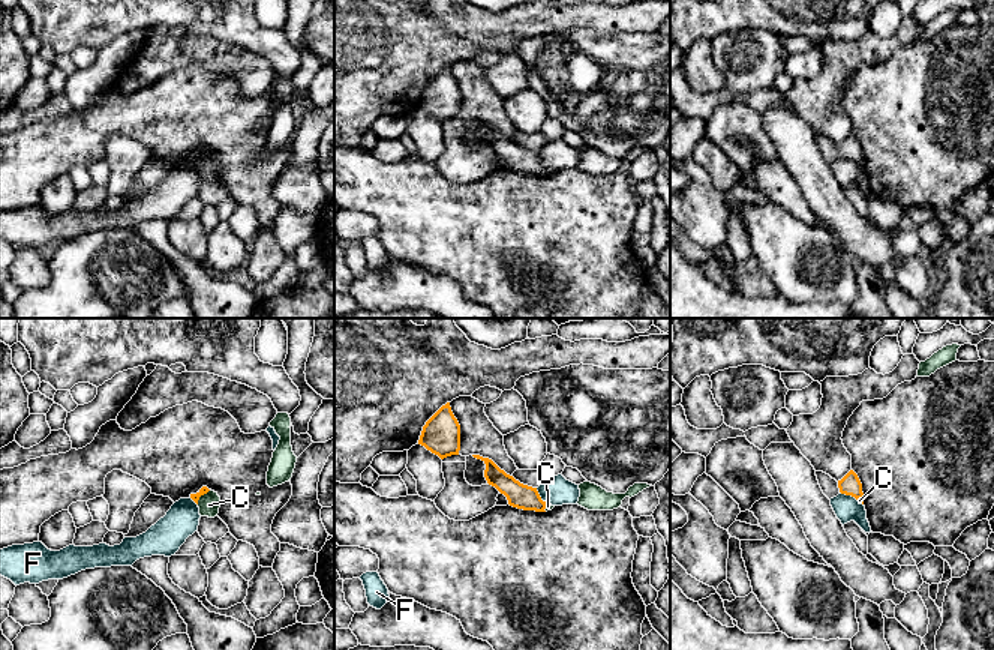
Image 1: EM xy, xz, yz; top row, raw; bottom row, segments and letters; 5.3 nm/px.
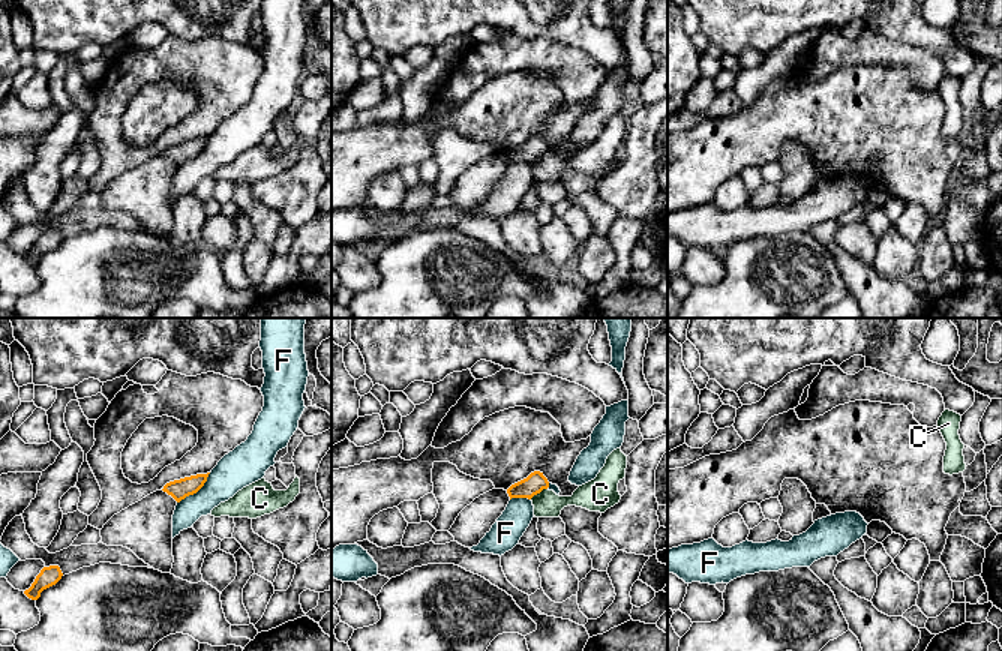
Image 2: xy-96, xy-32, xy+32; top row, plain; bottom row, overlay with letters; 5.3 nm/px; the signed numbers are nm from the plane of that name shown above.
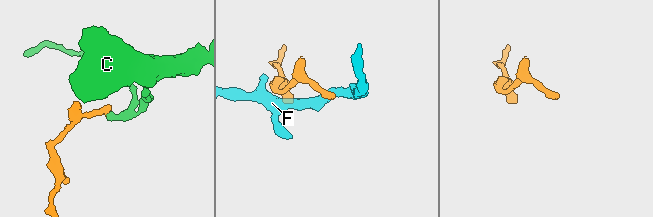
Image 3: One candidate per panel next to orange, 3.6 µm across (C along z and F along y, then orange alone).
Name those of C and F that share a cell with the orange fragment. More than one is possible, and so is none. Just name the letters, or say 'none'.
none

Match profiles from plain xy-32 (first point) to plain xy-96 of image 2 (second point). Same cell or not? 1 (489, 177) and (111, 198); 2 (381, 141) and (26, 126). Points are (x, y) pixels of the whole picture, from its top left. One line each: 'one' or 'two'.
1: one
2: two

